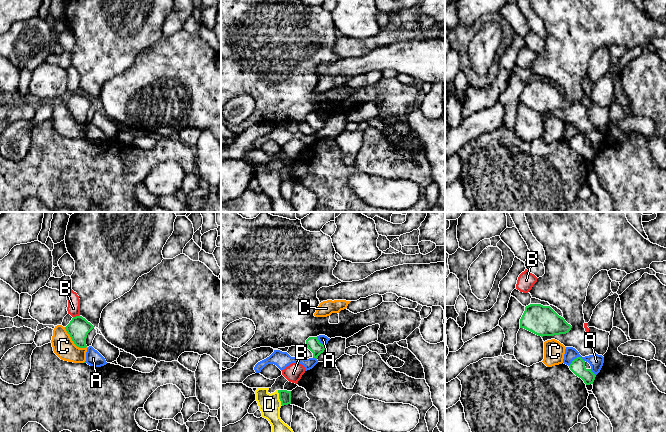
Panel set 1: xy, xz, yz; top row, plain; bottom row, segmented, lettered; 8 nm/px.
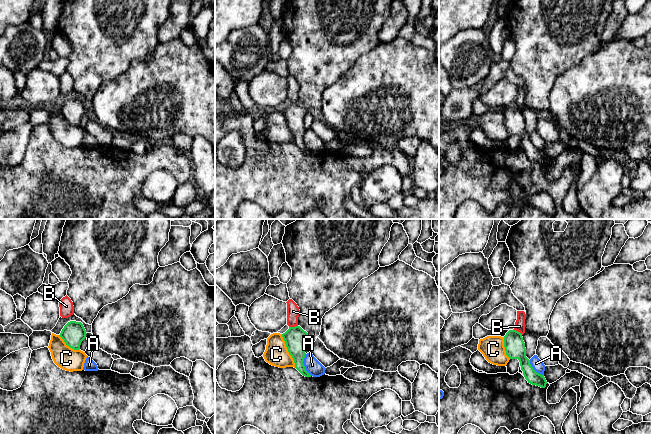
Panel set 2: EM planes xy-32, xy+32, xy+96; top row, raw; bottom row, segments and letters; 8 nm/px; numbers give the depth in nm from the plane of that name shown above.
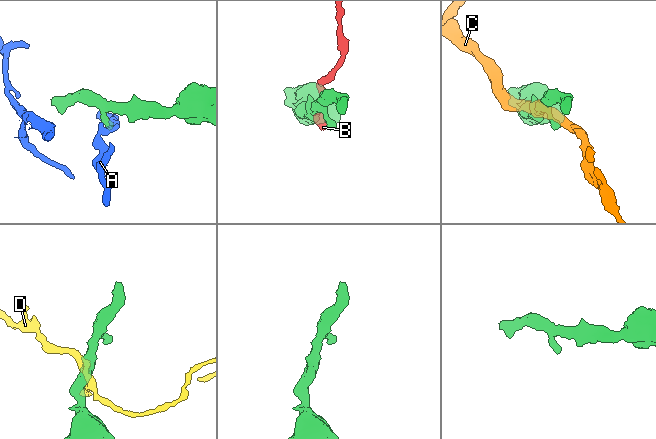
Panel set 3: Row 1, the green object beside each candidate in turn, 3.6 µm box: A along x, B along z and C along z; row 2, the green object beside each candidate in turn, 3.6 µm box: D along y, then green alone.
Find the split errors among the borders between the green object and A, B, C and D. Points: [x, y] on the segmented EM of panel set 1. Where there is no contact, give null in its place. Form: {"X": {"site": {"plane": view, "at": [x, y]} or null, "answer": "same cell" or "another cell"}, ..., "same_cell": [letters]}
{"A": {"site": {"plane": "yz", "at": [577, 357]}, "answer": "another cell"}, "B": {"site": {"plane": "xy", "at": [76, 316]}, "answer": "another cell"}, "C": {"site": {"plane": "xy", "at": [72, 340]}, "answer": "another cell"}, "D": {"site": {"plane": "xz", "at": [279, 398]}, "answer": "another cell"}, "same_cell": []}

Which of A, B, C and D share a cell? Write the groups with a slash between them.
A / B / C / D

